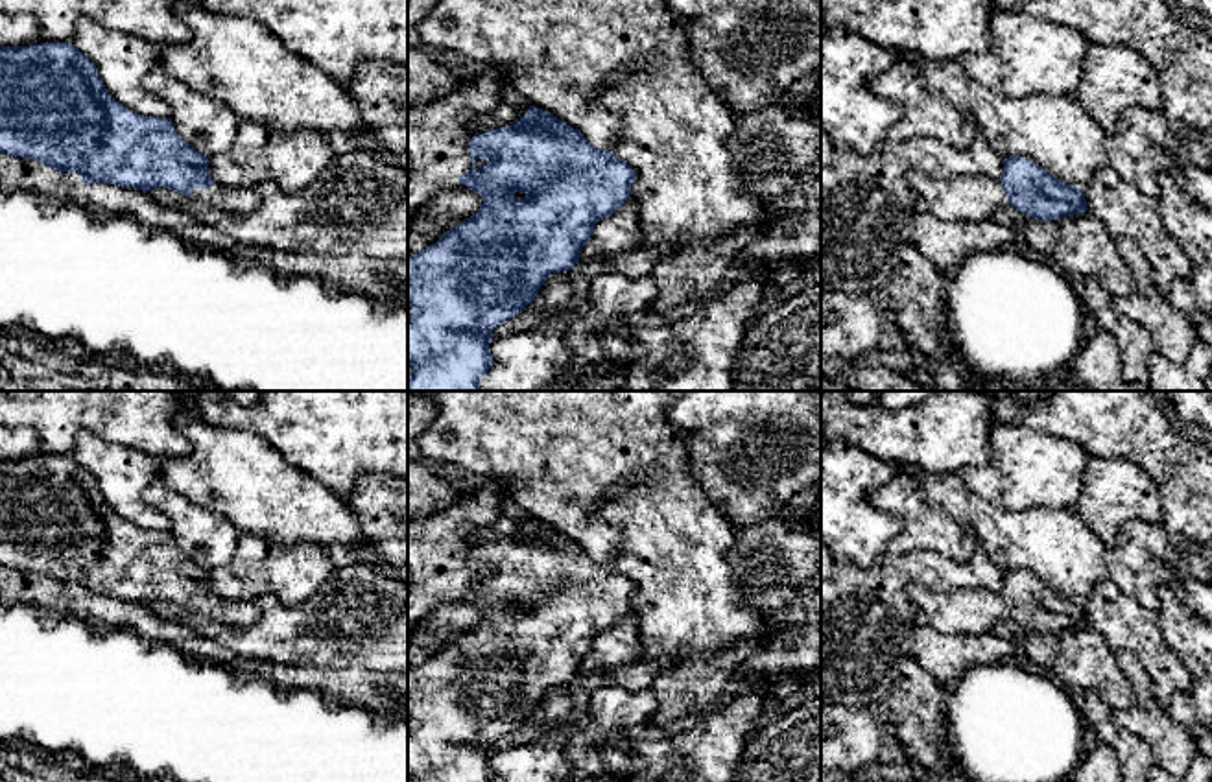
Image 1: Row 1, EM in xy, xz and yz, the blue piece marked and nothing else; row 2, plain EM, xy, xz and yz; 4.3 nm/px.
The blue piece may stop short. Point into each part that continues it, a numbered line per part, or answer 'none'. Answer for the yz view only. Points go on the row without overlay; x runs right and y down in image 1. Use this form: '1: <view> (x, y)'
1: yz (974, 611)

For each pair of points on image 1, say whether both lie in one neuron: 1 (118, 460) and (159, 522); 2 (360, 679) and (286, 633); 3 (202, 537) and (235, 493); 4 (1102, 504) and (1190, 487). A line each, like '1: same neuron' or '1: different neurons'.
1: same neuron
2: different neurons
3: different neurons
4: different neurons

